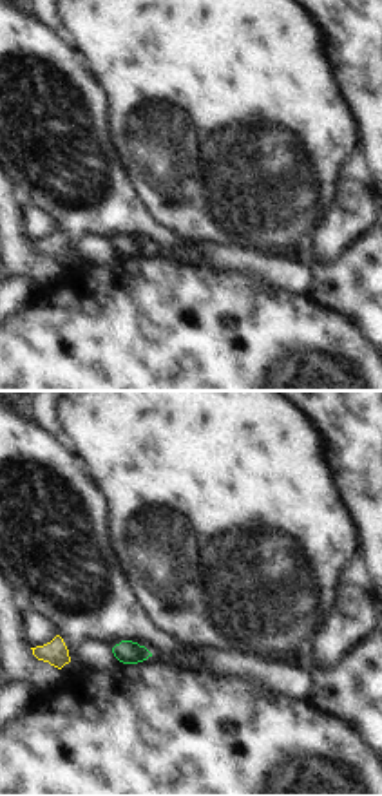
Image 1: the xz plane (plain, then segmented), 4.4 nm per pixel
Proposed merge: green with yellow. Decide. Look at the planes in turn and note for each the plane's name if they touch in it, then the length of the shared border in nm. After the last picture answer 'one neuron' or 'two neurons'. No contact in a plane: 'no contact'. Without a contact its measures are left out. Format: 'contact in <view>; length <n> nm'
no contact

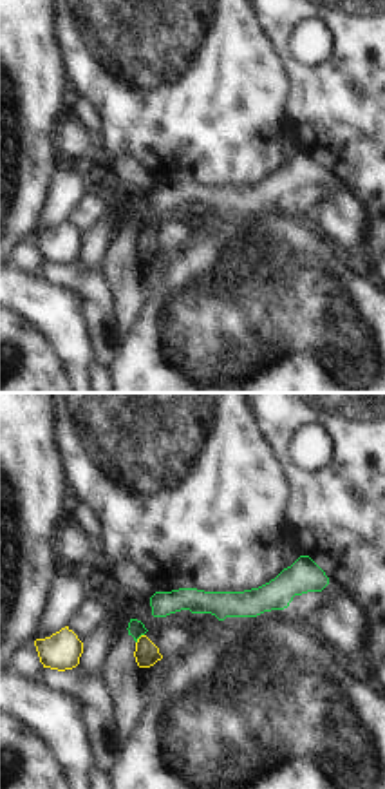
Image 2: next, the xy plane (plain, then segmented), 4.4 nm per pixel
contact in xy; length 60 nm

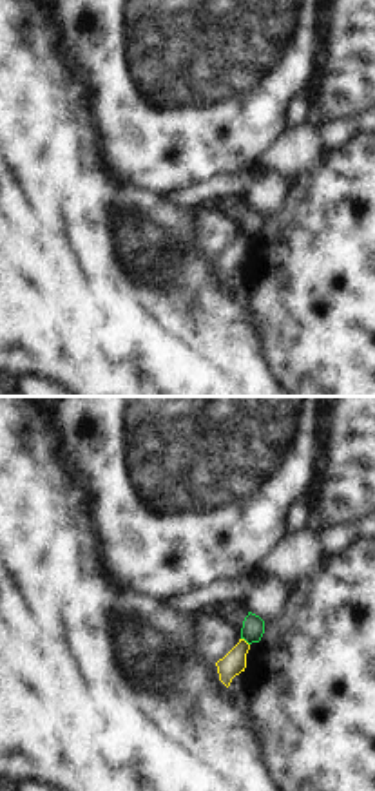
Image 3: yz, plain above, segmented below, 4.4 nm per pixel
contact in yz; length 50 nm

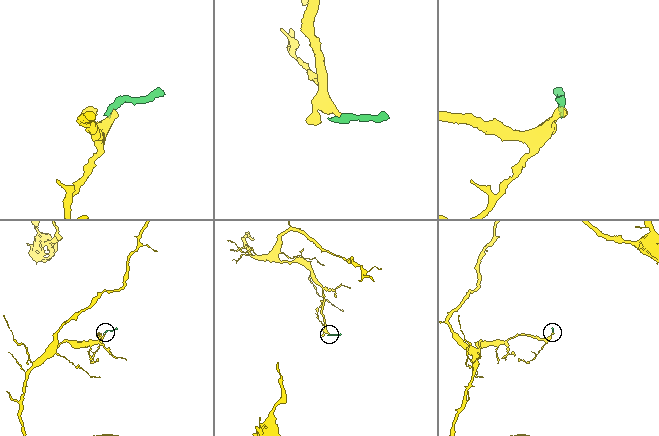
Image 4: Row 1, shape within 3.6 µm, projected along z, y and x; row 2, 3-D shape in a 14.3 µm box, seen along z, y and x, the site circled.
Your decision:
two neurons

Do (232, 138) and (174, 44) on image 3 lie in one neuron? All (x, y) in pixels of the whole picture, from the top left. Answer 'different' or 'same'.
same

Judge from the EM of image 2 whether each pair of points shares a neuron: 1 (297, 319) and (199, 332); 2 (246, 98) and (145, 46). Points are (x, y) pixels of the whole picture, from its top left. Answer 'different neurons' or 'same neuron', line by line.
1: same neuron
2: same neuron

